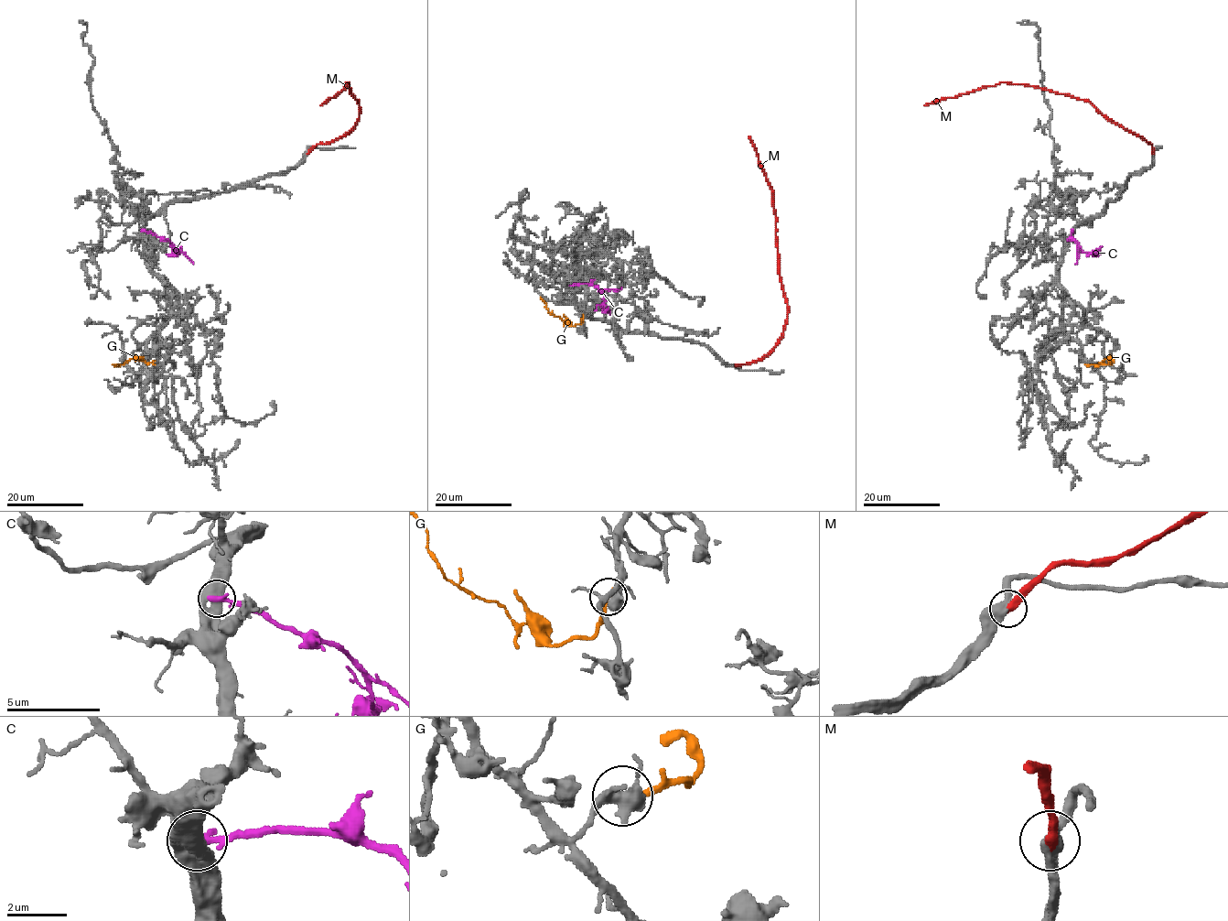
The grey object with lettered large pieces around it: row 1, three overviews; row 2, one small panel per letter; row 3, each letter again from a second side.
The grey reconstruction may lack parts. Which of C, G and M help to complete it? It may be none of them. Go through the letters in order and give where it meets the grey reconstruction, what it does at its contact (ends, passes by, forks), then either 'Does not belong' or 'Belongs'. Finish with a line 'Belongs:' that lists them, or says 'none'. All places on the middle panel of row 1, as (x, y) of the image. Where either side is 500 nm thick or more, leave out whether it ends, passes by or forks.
C: Touches grey at (571, 285). Does not belong
G: Touches grey at (582, 316). It ends there. Does not belong
M: Touches grey at (737, 365). It ends there. Belongs
Belongs: M

